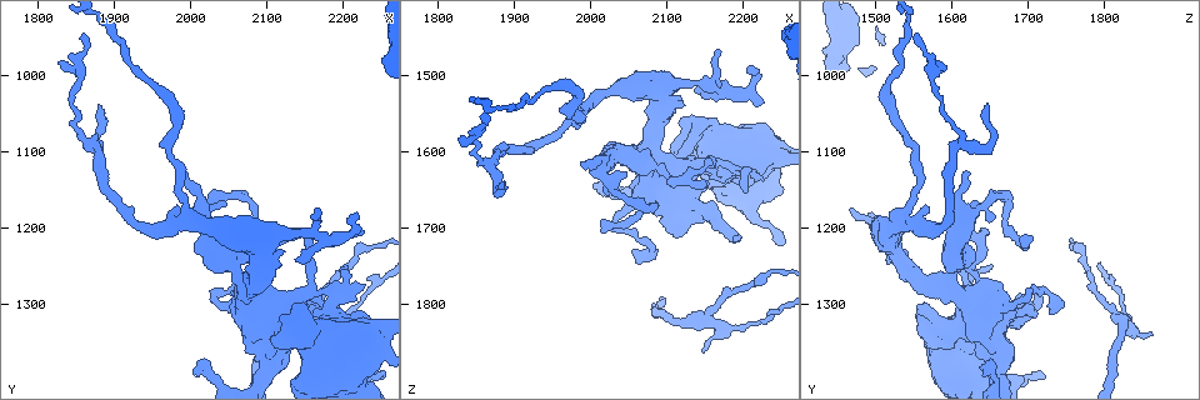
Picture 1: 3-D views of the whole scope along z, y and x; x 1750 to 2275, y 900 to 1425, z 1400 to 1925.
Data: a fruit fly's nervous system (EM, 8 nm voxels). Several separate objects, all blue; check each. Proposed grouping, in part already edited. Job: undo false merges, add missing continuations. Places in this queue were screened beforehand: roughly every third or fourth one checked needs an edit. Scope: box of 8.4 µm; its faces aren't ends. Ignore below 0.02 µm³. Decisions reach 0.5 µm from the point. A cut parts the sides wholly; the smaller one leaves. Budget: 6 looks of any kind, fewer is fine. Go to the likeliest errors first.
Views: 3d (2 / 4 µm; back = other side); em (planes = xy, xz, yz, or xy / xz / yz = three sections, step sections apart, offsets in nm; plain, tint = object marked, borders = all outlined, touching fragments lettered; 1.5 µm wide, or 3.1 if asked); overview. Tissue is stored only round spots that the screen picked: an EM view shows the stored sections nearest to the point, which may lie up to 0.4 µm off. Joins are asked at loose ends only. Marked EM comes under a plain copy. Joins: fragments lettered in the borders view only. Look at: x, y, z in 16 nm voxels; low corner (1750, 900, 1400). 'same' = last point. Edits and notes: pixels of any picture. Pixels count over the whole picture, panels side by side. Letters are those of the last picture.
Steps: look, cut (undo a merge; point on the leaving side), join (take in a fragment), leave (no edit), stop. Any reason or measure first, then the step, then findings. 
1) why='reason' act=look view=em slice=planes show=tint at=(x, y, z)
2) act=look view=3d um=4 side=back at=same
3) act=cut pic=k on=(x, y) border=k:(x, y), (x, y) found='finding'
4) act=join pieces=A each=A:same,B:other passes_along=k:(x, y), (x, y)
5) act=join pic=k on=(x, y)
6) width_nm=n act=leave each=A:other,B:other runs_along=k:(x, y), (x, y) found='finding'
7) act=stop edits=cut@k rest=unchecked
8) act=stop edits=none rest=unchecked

why='free end' act=look view=em slice=planes show=tint at=(2225, 1180, 1490)

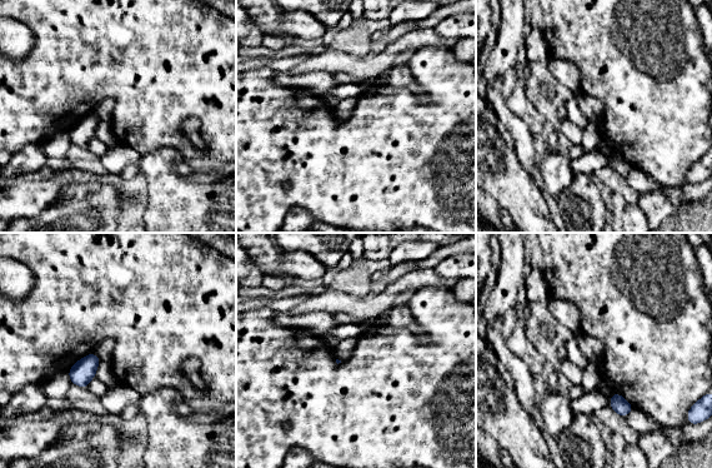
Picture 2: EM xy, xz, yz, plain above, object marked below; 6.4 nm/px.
act=look view=em slice=planes show=borders at=same

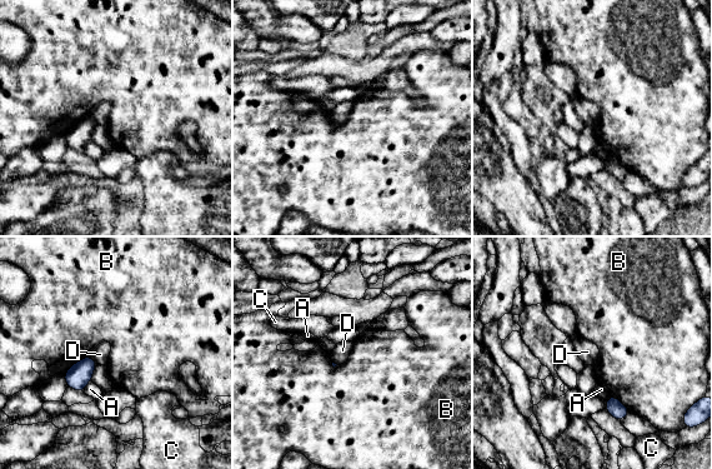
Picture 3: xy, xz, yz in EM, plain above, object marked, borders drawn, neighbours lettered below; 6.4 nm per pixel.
act=leave each=A:other,B:other,C:other,D:other border=3:(89, 355), (78, 360), (64, 374) found='none of them fits'

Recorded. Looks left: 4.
why='calibre changes' act=look view=3d um=2 at=(2185, 1285, 1625)

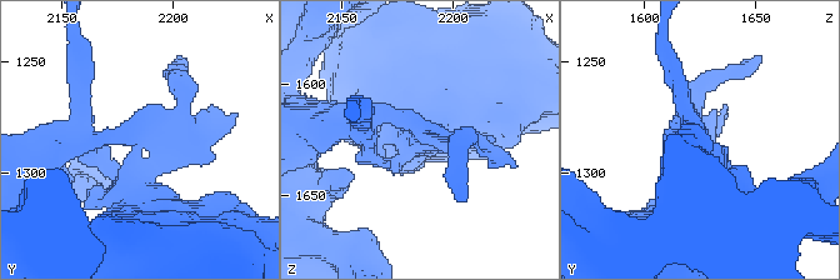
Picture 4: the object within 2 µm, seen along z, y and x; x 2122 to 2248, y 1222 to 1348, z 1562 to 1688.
why='now the EM' act=look view=em slice=xy step=8 show=tint at=(2183, 1288, 1624)

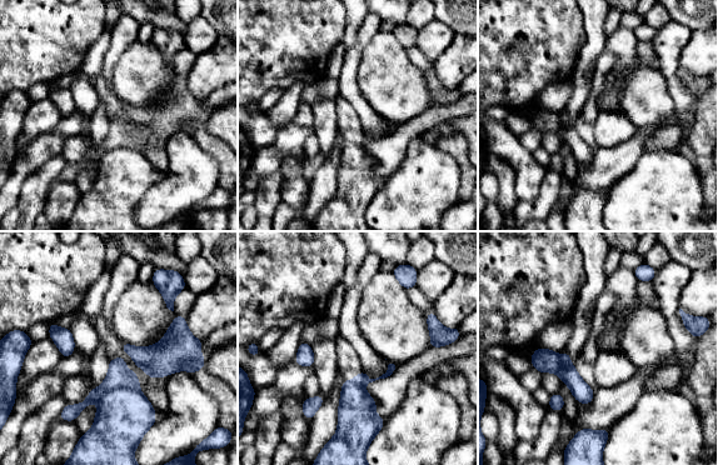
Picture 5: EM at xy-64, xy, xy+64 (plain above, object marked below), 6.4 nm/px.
act=look view=em slice=xy step=8 show=borders at=same

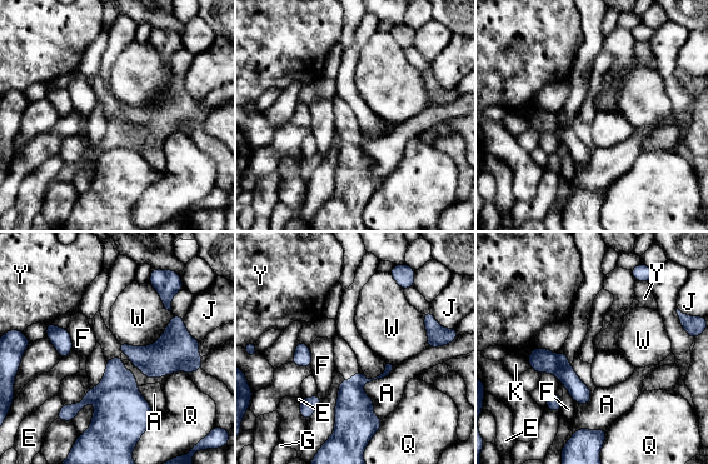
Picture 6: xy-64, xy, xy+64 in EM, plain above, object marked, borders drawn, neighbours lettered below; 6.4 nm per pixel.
act=leave each=A:other,E:other,F:other,G:other,J:other,K:other,Q:other,W:other,Y:other border=6:(130, 359), (146, 378), (188, 374) found='one cell here'

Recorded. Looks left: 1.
act=stop edits=none rest=unchecked

